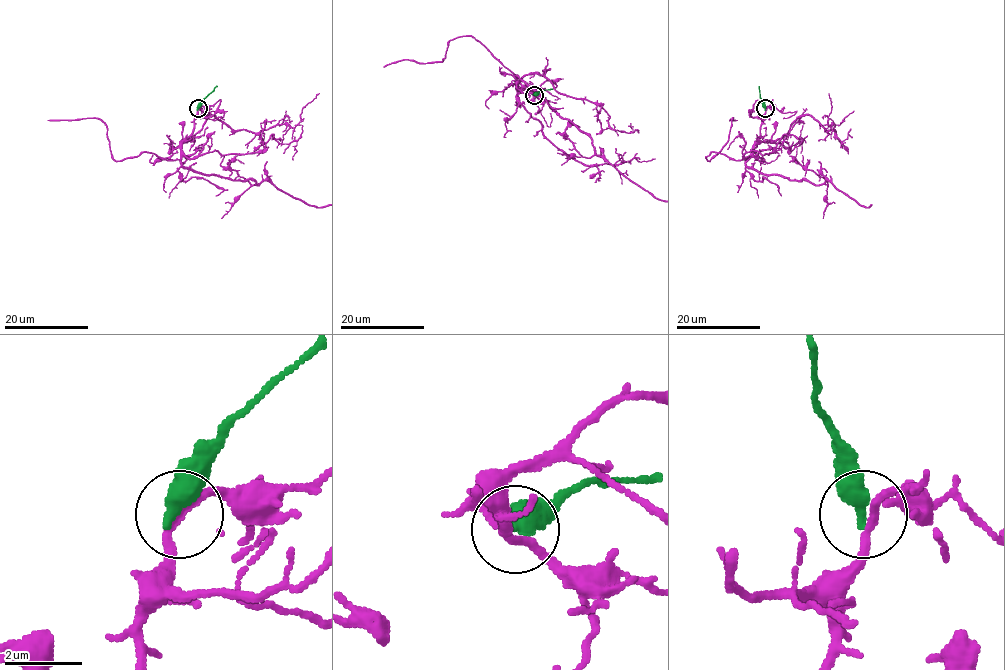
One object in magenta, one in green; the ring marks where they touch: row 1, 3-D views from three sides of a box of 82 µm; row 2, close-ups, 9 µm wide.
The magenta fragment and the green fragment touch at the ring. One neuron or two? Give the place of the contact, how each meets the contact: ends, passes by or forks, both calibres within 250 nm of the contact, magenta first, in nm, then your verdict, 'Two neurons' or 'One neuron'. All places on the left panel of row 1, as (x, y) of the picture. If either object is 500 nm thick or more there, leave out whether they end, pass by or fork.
Place: (198, 108). Thickness 220 nm (magenta) against 500 nm. One neuron

